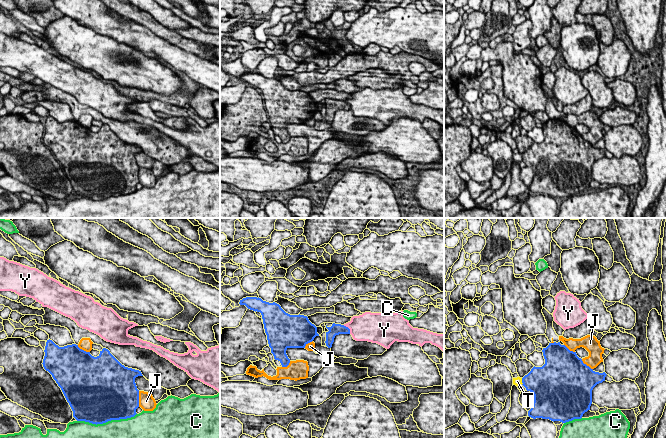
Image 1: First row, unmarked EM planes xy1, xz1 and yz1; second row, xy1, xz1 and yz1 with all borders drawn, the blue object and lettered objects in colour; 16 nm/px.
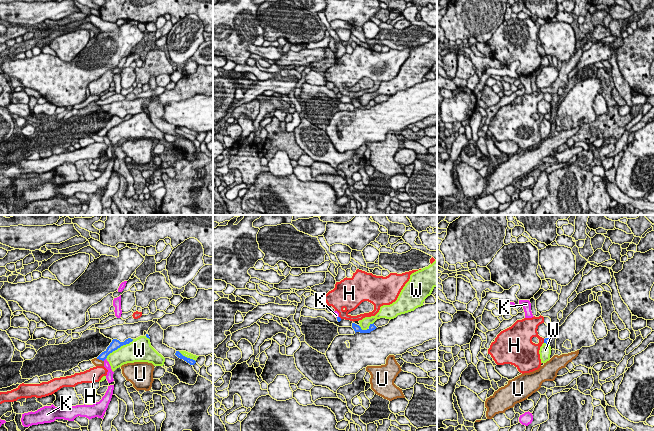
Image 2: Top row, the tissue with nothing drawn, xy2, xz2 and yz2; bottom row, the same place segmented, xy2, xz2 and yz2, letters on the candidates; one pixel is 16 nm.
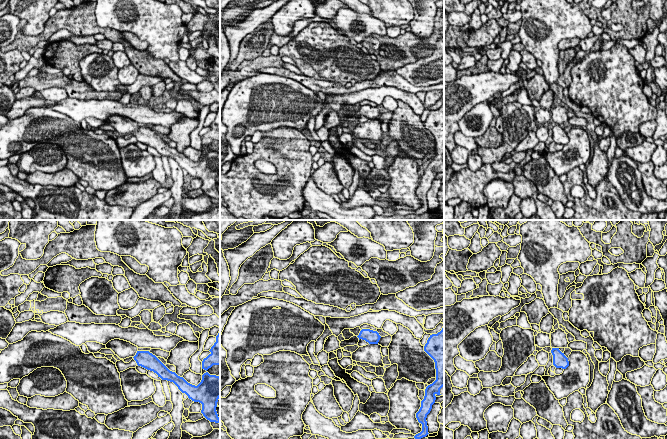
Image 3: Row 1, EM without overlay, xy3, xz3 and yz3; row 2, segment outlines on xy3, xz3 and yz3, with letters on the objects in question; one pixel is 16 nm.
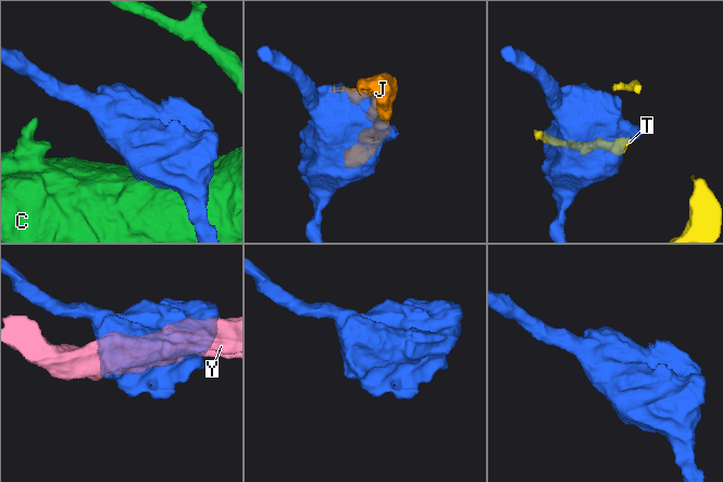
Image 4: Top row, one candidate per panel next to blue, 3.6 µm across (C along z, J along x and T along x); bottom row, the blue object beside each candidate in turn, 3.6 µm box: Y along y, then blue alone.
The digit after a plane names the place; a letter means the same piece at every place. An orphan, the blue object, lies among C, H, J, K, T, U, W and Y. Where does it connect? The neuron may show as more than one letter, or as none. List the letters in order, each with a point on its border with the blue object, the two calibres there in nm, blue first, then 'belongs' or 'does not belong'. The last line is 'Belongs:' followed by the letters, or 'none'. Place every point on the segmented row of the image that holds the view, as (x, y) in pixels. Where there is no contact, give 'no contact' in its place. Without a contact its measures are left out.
C: contact xy1 (106, 421); calibres 500 and 280 nm; does not belong
H: contact yz2 (544, 341); calibres 100 and 240 nm; does not belong
J: contact xy1 (138, 399); calibres 500 and 260 nm; does not belong
K: contact xy2 (104, 359); calibres 130 and 100 nm; does not belong
T: contact yz1 (522, 381); calibres 400 and 130 nm; does not belong
U: contact xy2 (100, 359); calibres 120 and 120 nm; does not belong
W: contact xy2 (119, 347); calibres 160 and 320 nm; does not belong
Y: contact xz1 (348, 328); calibres 190 and 420 nm; does not belong
Belongs: none

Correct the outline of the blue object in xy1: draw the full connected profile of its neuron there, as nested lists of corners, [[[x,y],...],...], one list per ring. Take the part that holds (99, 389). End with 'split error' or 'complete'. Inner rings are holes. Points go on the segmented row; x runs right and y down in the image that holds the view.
[[[52,340],[45,346],[43,367],[61,388],[77,421],[103,424],[111,420],[134,417],[139,407],[139,390],[135,378],[141,371],[122,365],[108,349],[103,348],[97,357],[76,344],[59,347]]] | complete

